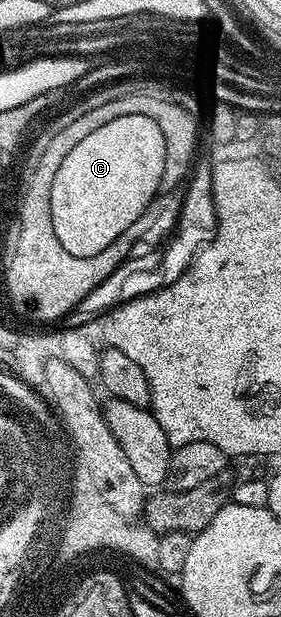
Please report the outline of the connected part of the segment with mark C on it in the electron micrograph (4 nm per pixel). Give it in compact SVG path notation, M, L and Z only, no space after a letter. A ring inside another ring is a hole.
M119 114L111 122L97 126L97 130L89 134L65 155L52 184L52 220L53 230L57 234L57 242L69 250L69 254L92 256L101 254L109 242L118 240L152 200L160 195L159 183L162 170L165 168L165 138L153 118L143 114Z

